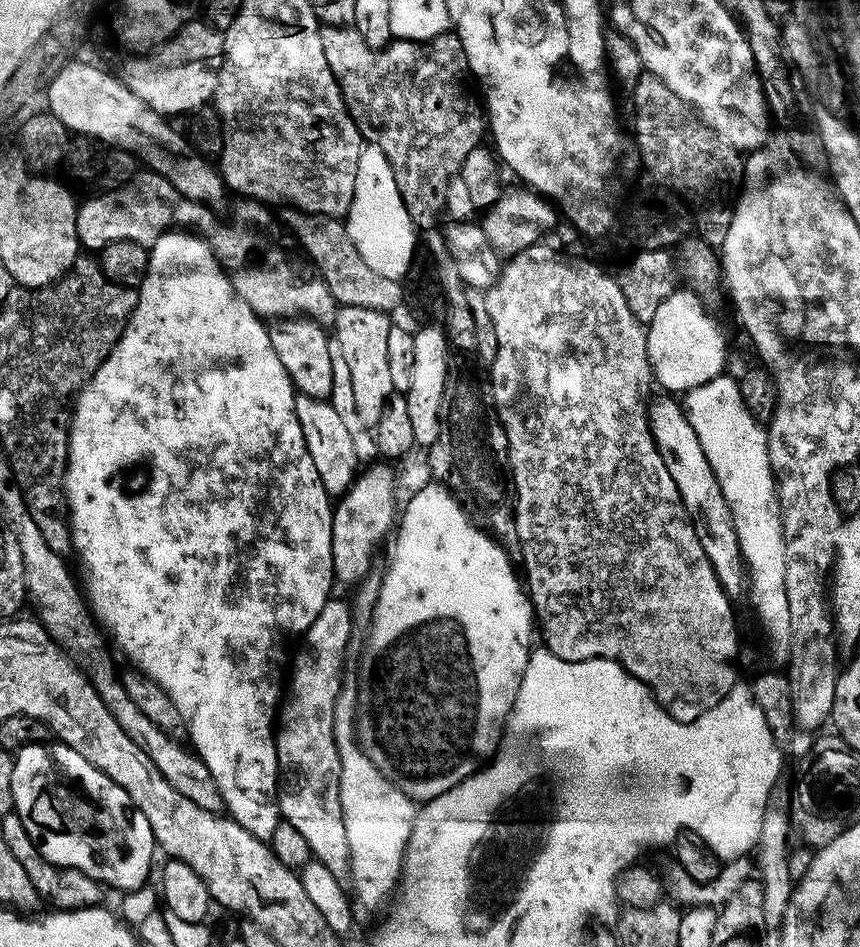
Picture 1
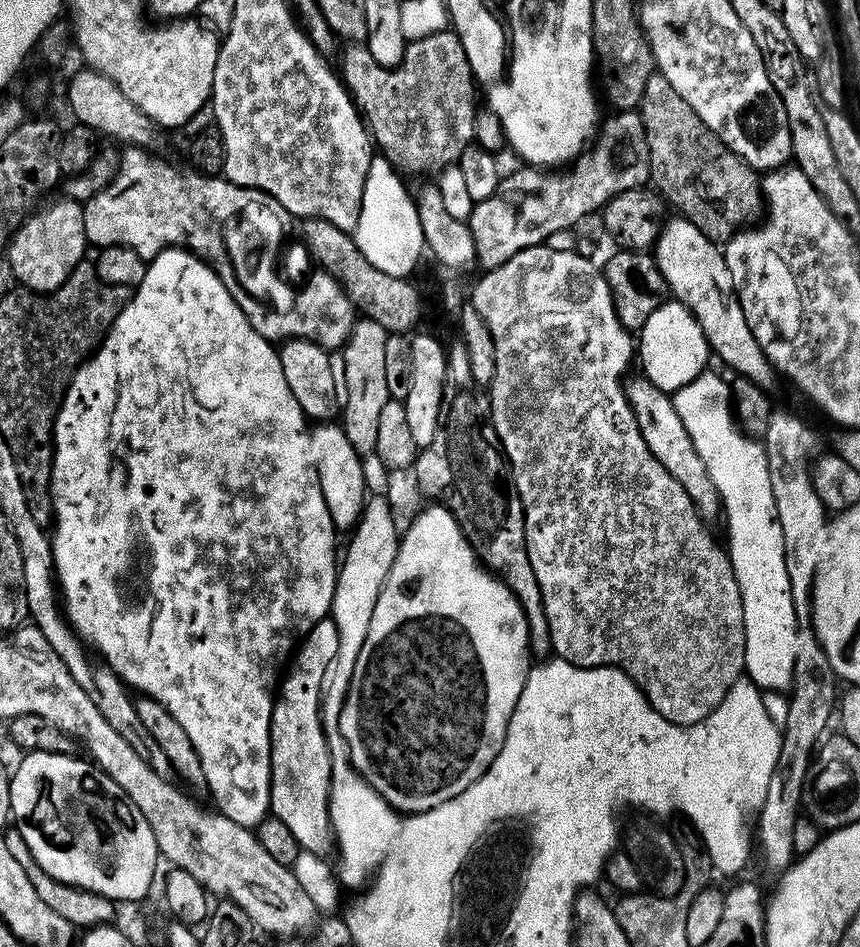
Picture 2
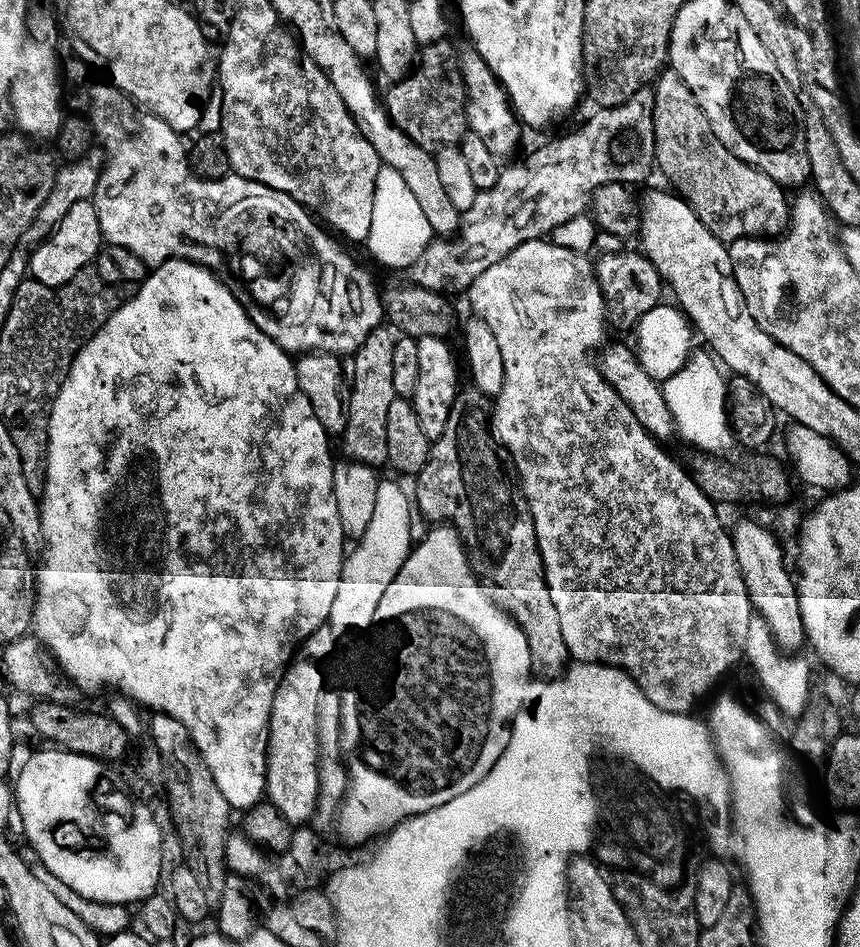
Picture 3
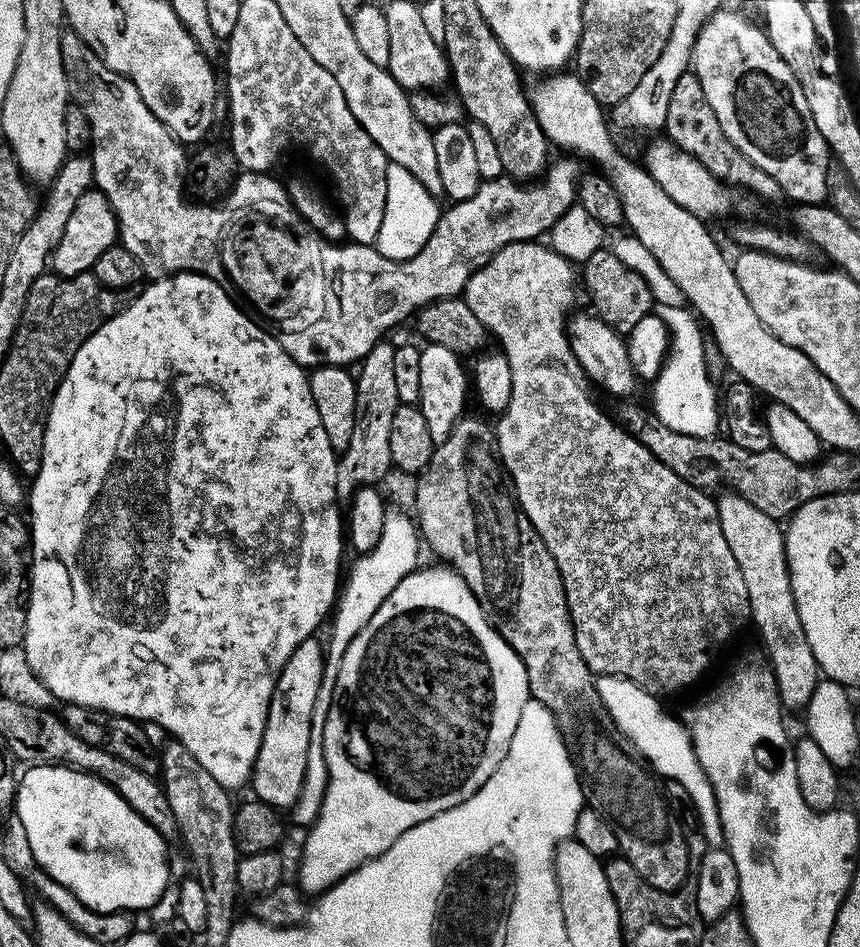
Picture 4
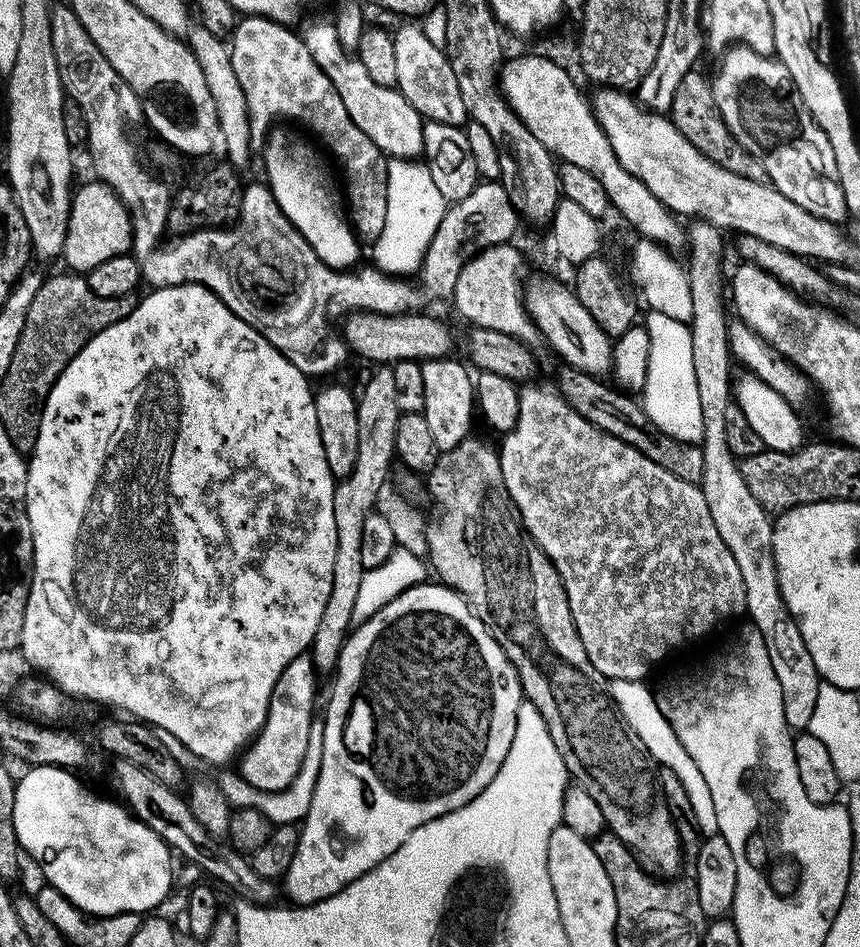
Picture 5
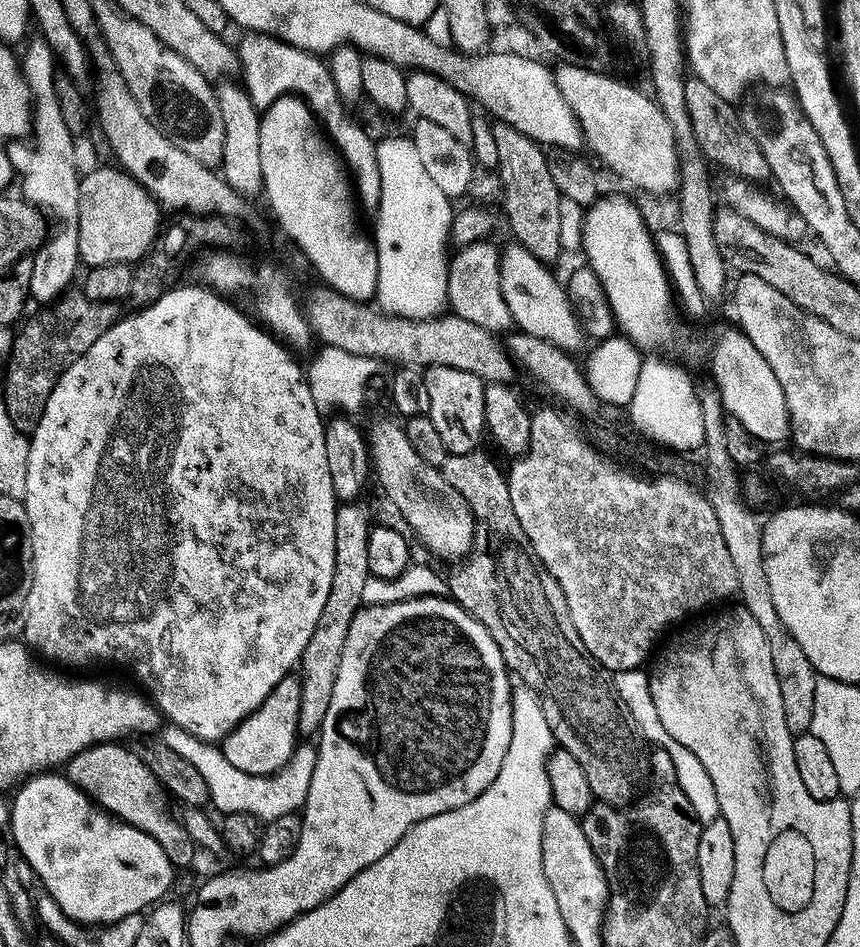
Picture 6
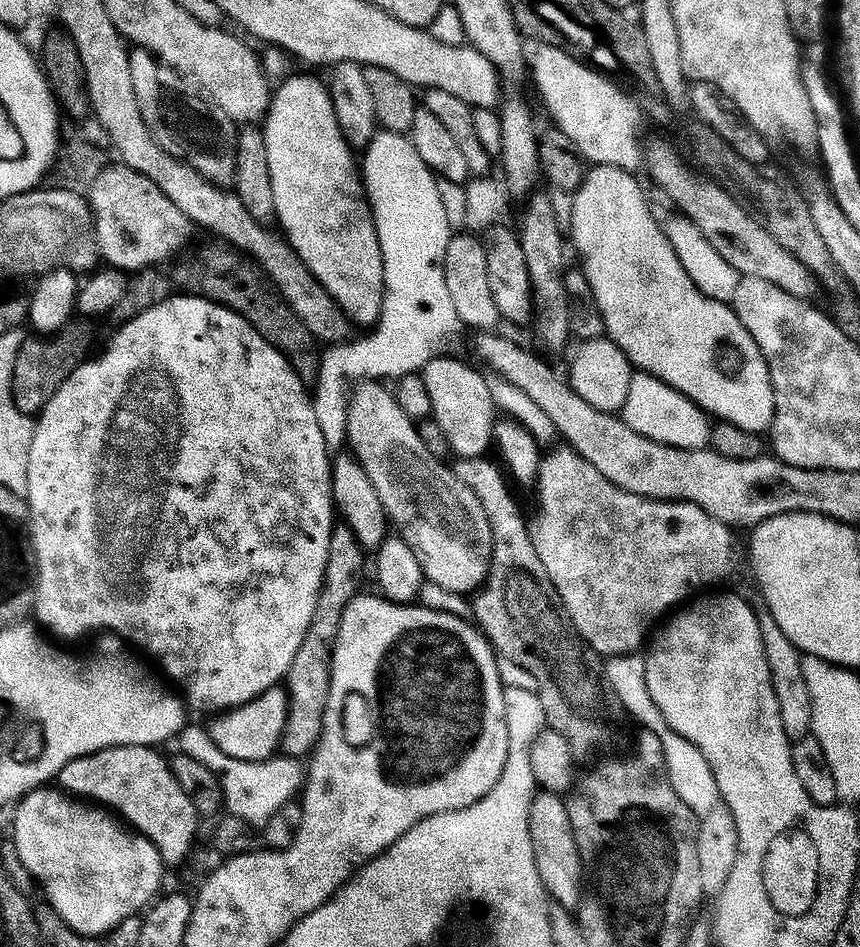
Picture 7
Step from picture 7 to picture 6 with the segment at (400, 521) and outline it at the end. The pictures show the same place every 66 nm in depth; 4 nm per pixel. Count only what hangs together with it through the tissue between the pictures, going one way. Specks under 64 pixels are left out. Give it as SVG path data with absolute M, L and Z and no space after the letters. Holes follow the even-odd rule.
M392 420L378 421L372 428L372 436L370 432L367 437L370 459L375 477L380 478L381 490L400 511L401 518L412 527L411 535L416 535L428 547L430 555L440 560L463 561L476 543L476 520L470 506L462 494L458 494L458 490L446 482L443 471L426 463L422 454L410 446L404 424Z

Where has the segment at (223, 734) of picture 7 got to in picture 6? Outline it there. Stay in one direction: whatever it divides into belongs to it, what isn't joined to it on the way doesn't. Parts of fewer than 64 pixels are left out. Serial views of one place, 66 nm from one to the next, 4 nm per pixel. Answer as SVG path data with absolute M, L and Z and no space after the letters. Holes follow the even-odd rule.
M292 674L285 676L261 702L260 707L224 737L222 751L225 758L238 766L238 770L246 770L246 774L255 776L275 776L287 768L297 751L301 696L299 679Z

